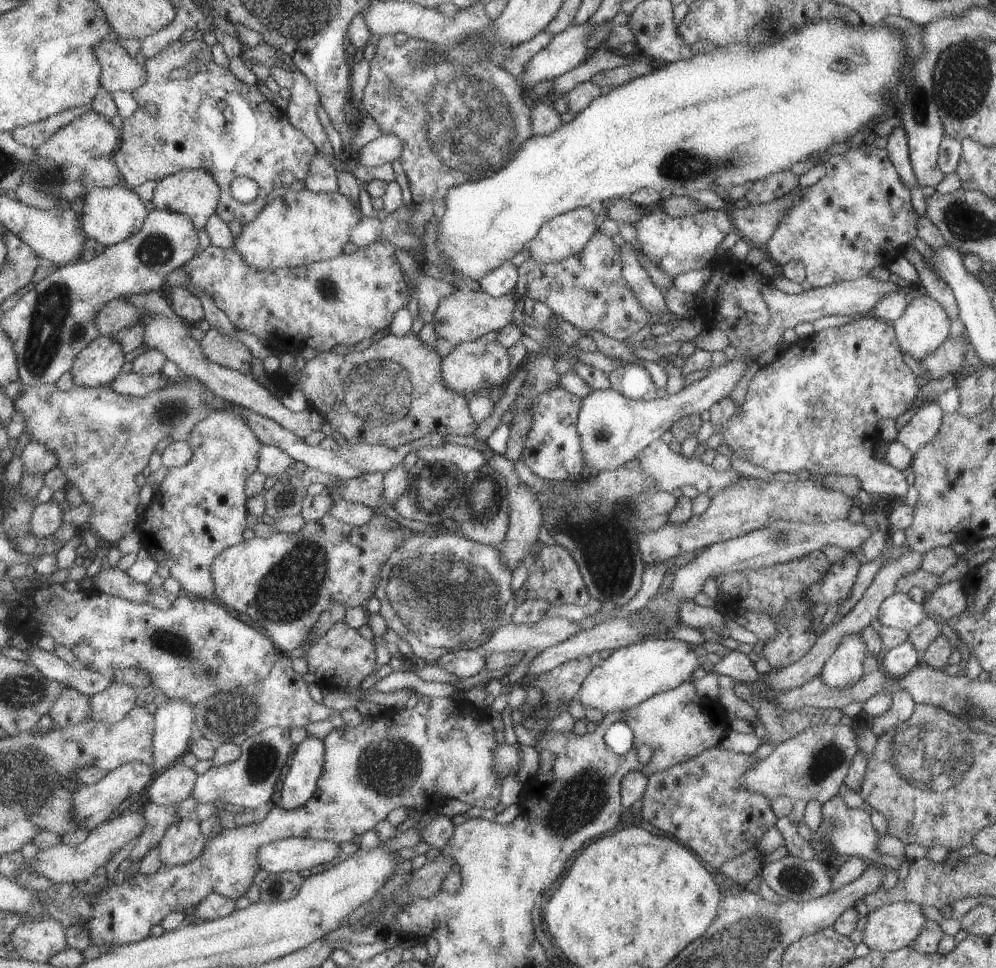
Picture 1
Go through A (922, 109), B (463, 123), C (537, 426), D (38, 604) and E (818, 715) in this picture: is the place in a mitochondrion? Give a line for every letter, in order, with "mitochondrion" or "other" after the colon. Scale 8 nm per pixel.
A: mitochondrion
B: mitochondrion
C: other
D: other
E: other

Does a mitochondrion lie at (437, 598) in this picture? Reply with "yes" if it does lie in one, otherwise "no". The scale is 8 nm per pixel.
yes

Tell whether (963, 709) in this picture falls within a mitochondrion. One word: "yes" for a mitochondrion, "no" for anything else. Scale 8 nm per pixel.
yes

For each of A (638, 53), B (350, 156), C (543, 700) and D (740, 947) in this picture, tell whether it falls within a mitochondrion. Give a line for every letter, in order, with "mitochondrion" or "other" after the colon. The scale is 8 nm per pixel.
A: other
B: other
C: mitochondrion
D: mitochondrion

